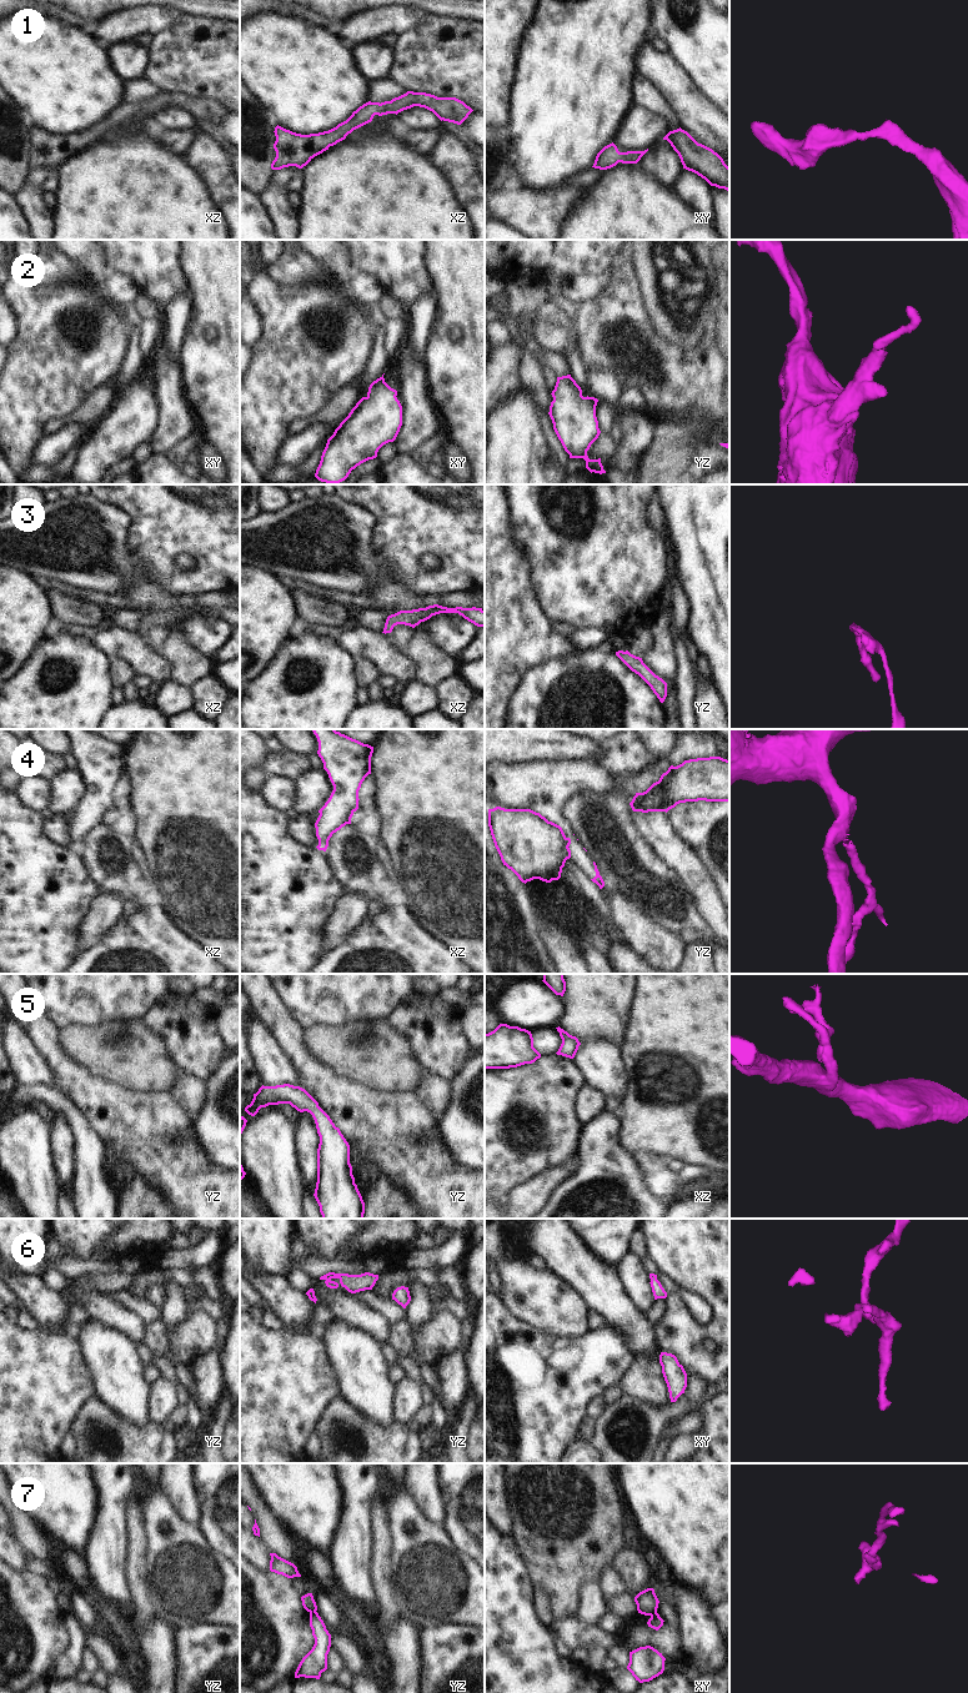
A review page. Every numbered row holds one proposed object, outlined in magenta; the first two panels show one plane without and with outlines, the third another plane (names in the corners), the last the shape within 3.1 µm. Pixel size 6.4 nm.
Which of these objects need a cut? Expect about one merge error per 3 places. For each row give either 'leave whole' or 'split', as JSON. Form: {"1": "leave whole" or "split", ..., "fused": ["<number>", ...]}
{"1": "leave whole", "2": "leave whole", "3": "leave whole", "4": "split", "5": "leave whole", "6": "leave whole", "7": "split", "fused": ["4", "7"]}

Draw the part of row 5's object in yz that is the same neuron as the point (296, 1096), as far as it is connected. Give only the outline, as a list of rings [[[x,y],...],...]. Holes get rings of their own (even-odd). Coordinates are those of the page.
[[[290,1084],[261,1086],[245,1111],[255,1116],[261,1107],[290,1104],[312,1115],[320,1144],[315,1199],[322,1219],[363,1219],[365,1202],[355,1184],[350,1145],[319,1102],[302,1087]]]

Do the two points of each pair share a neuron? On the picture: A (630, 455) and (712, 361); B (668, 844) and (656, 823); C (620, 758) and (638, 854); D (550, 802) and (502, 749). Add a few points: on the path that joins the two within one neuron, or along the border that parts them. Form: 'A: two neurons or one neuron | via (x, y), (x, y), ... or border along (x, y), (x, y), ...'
A: two neurons | border along (648, 416), (655, 422)
B: one neuron | via (663, 839), (656, 828)
C: one neuron | via (618, 782), (620, 830)
D: two neurons | border along (545, 759), (525, 763), (497, 762)

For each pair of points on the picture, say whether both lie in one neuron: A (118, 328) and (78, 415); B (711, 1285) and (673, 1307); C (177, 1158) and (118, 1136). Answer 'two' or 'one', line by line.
A: two
B: one
C: one

